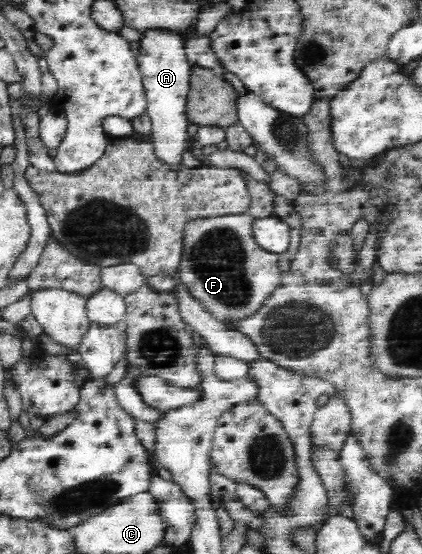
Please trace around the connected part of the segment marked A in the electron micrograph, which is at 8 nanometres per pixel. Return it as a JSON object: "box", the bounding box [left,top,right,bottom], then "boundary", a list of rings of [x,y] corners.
{"box":[136,30,192,166],"boundary":[[[167,30],[144,31],[136,57],[146,98],[146,115],[152,122],[151,142],[155,156],[171,166],[183,165],[182,155],[188,141],[187,97],[190,91],[192,64],[186,56],[184,38]]]}

